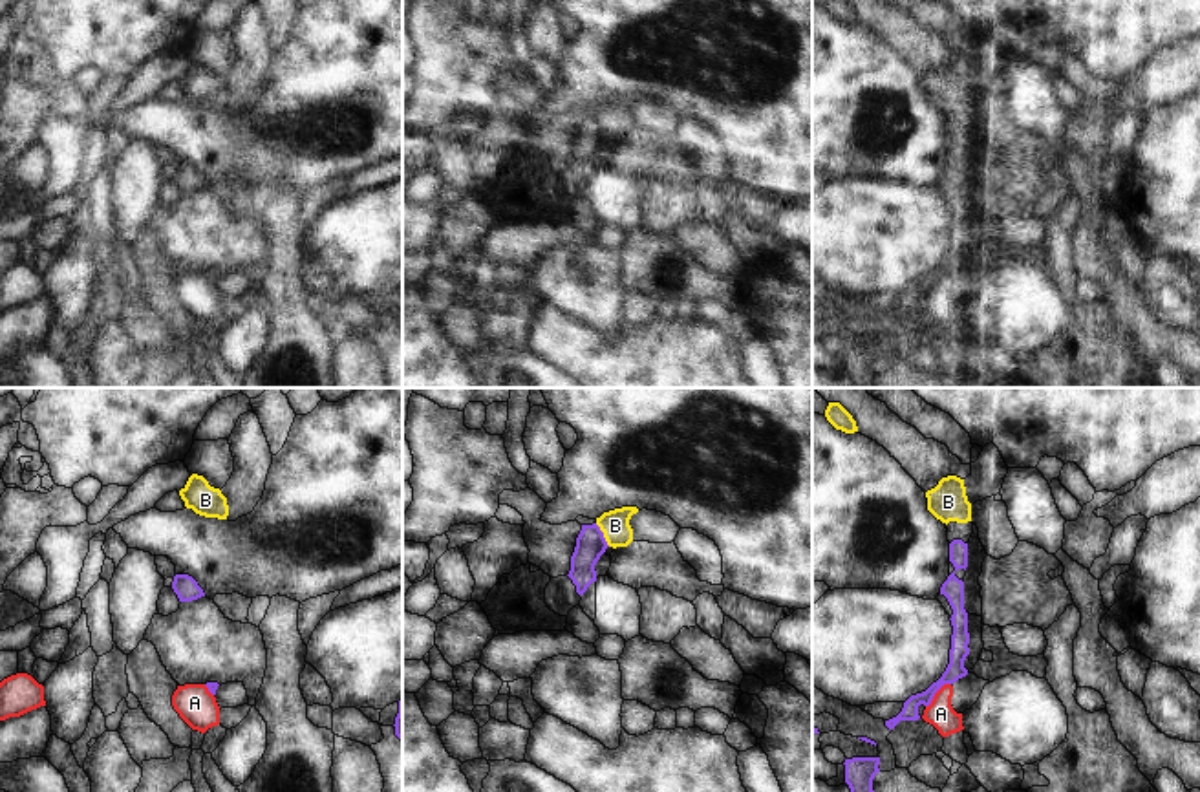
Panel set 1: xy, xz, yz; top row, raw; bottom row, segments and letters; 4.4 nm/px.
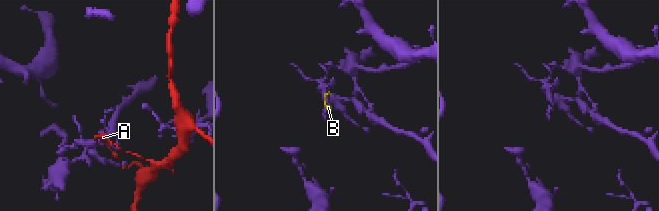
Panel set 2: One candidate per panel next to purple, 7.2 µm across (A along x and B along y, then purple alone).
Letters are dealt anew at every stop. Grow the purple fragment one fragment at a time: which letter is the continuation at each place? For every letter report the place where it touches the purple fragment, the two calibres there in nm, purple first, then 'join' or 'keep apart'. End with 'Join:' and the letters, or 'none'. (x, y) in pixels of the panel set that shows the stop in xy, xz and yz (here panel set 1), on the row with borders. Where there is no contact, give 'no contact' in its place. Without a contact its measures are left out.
A: meets purple in yz at (935, 692); 90 nm thick on the purple side, 120 nm on the other; keep apart
B: meets purple in xz at (602, 535); 130 nm thick on the purple side, 130 nm on the other; keep apart
Join: none

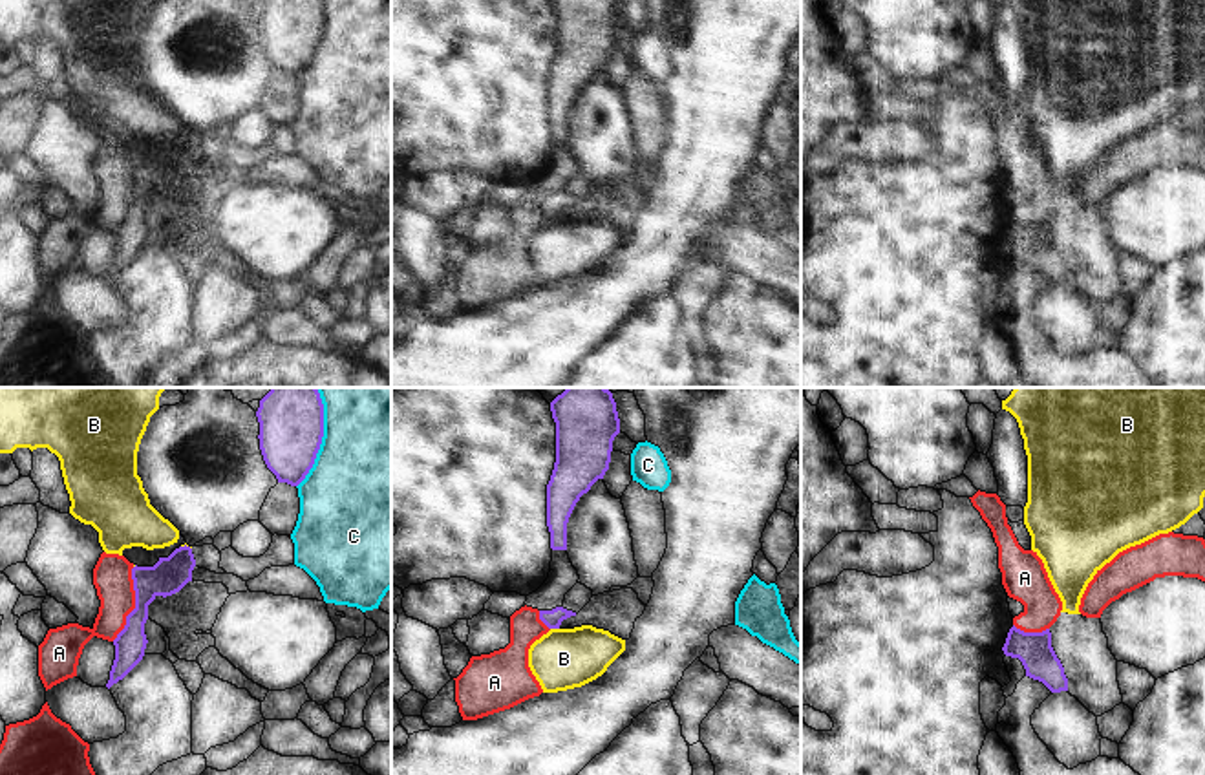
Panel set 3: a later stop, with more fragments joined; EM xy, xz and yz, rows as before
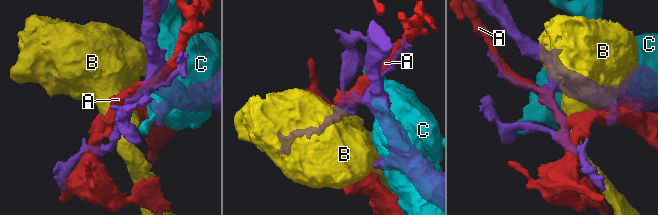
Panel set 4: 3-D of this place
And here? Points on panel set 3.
A: meets purple in xy at (136, 604); 160 nm thick on the purple side, 180 nm on the other; keep apart
B: meets purple in xz at (554, 627); 80 nm thick on the purple side, 280 nm on the other; keep apart
C: meets purple in xy at (322, 435); 280 nm thick on the purple side, 500 nm on the other; keep apart
Join: none

